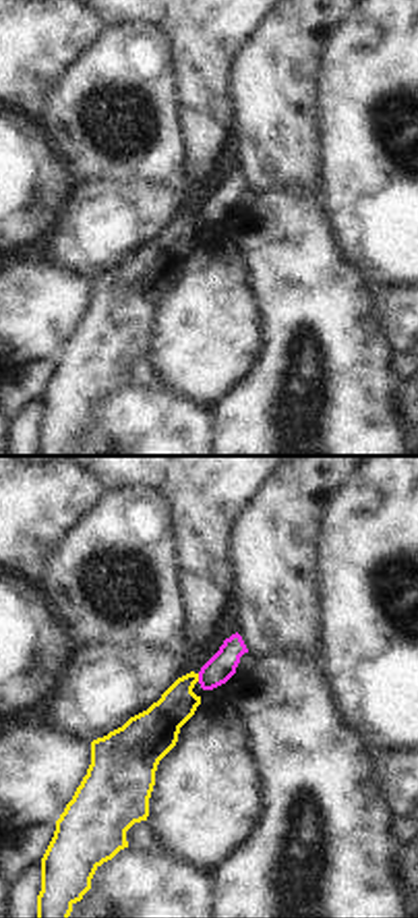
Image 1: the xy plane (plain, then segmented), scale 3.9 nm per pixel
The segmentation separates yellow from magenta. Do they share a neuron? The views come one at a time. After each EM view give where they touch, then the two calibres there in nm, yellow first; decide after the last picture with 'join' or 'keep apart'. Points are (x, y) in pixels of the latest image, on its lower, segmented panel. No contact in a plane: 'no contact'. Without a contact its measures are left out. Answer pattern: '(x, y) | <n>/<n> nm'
(197, 678) | 170/110 nm

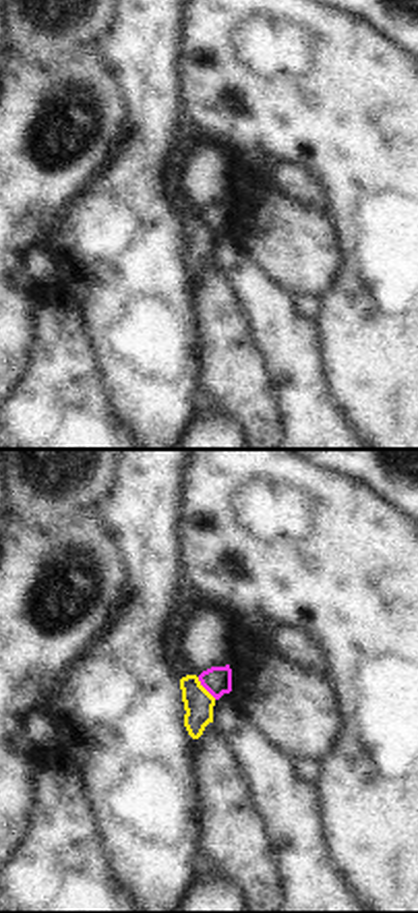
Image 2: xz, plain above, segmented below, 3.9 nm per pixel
(203, 688) | 110/110 nm

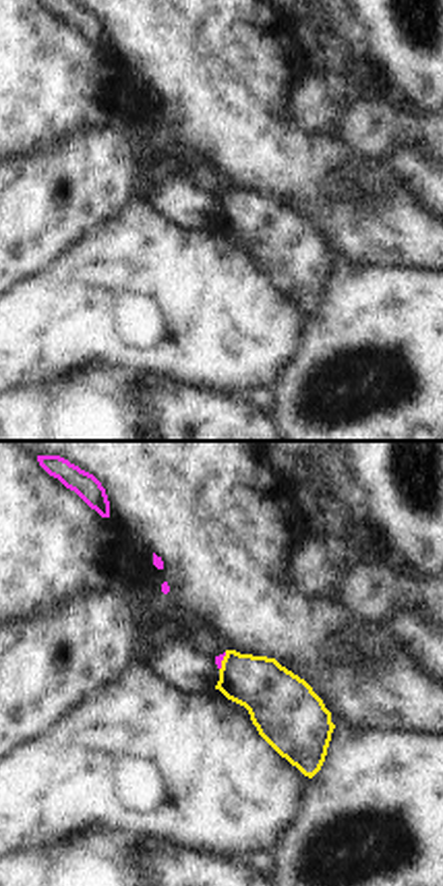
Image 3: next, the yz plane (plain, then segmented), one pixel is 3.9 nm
(222, 661) | 240/30 nm

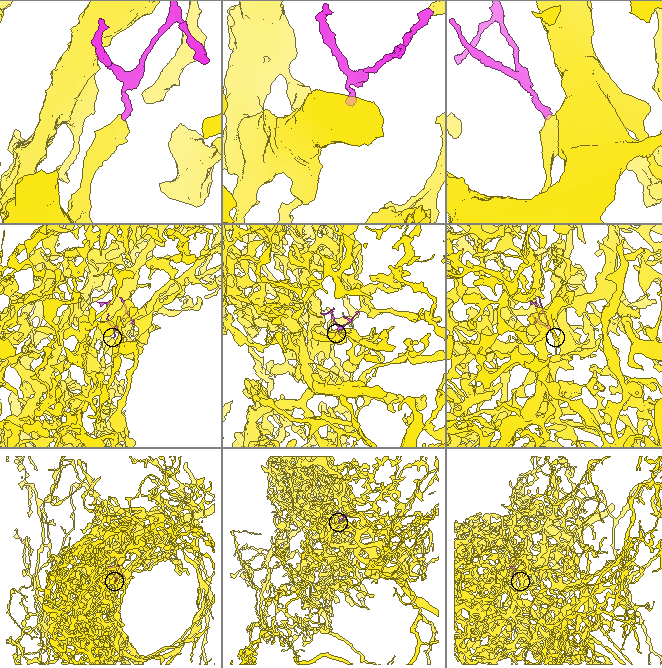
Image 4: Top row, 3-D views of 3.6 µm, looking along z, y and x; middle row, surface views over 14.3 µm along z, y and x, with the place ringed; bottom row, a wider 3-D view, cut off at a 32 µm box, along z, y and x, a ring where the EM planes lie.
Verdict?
keep apart

